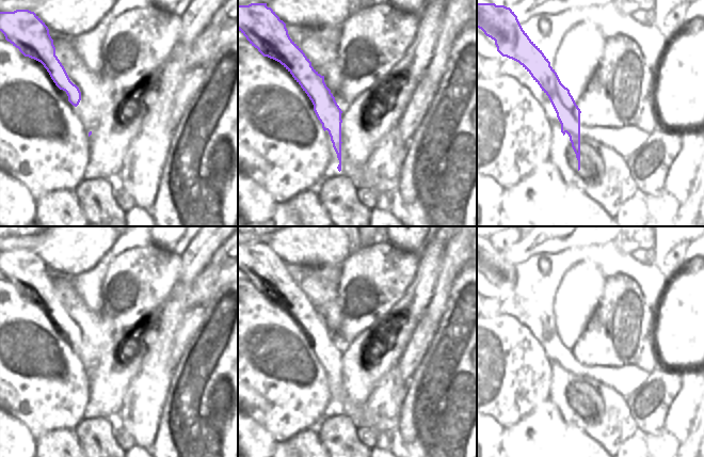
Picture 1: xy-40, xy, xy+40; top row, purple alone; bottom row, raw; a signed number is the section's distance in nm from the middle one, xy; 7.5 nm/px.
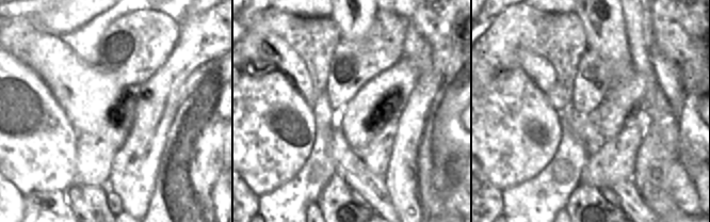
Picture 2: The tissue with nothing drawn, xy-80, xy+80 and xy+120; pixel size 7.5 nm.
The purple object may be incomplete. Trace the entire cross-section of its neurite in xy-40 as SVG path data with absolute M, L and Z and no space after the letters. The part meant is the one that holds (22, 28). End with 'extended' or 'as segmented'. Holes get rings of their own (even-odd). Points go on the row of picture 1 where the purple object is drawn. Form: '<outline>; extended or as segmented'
M29 10L0 12L0 31L5 40L31 59L41 62L55 85L66 92L68 101L77 107L81 92L74 84L64 66L55 56L53 40L45 22Z; as segmented

